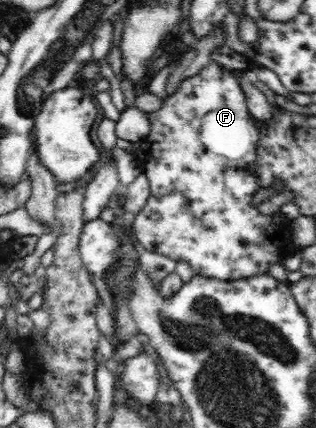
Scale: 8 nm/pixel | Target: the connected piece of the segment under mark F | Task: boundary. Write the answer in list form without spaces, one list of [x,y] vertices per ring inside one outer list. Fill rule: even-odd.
[[[212,60],[198,72],[197,76],[182,80],[177,92],[167,96],[159,110],[148,114],[148,119],[151,125],[149,134],[140,141],[141,148],[145,146],[145,152],[143,152],[145,163],[141,167],[150,184],[150,195],[147,198],[147,202],[145,202],[145,206],[134,216],[132,223],[132,230],[134,230],[139,244],[150,252],[167,256],[176,260],[176,262],[184,260],[184,262],[192,266],[196,276],[205,276],[215,280],[241,280],[243,278],[251,278],[251,276],[269,275],[270,264],[283,266],[285,259],[291,256],[297,246],[292,239],[290,225],[275,225],[273,221],[274,215],[261,215],[257,211],[257,207],[251,205],[254,194],[258,192],[257,170],[254,170],[254,166],[256,165],[260,130],[256,127],[256,123],[250,114],[244,90],[241,88],[237,77],[234,76],[234,71],[230,71],[217,61]]]

